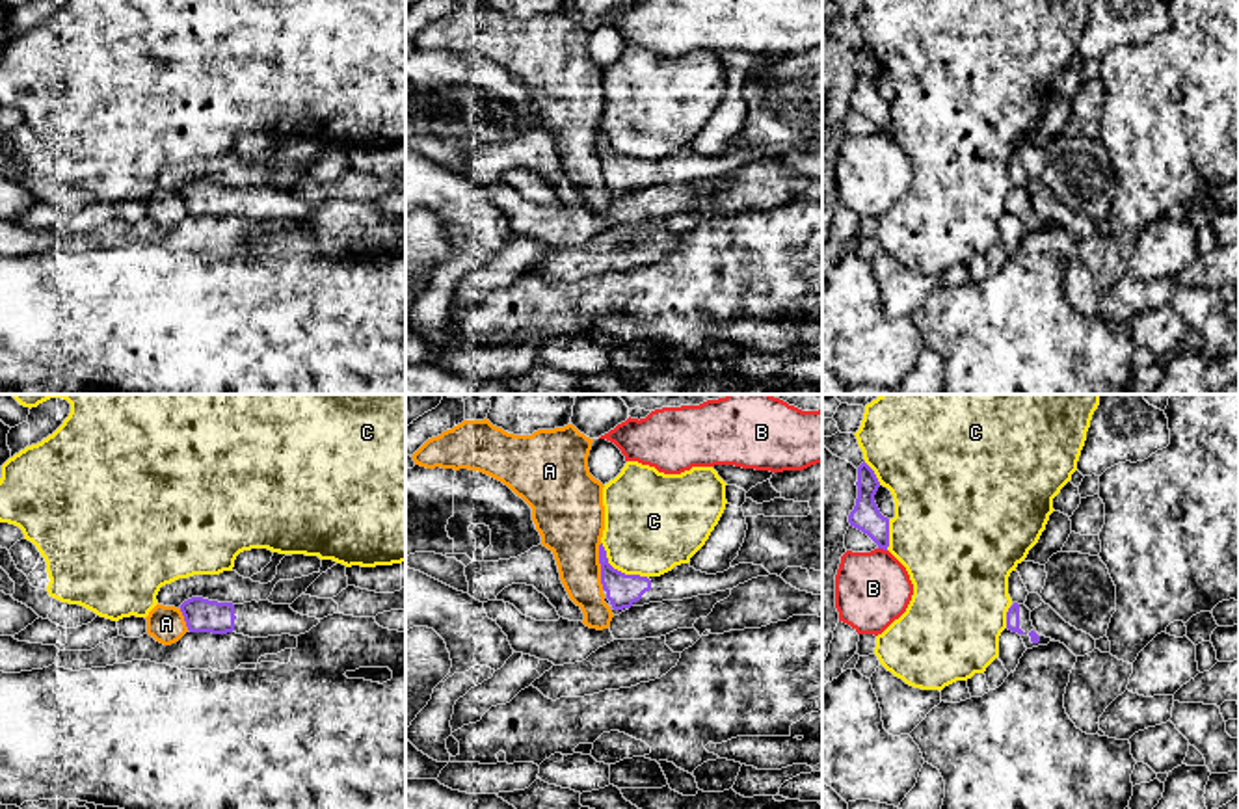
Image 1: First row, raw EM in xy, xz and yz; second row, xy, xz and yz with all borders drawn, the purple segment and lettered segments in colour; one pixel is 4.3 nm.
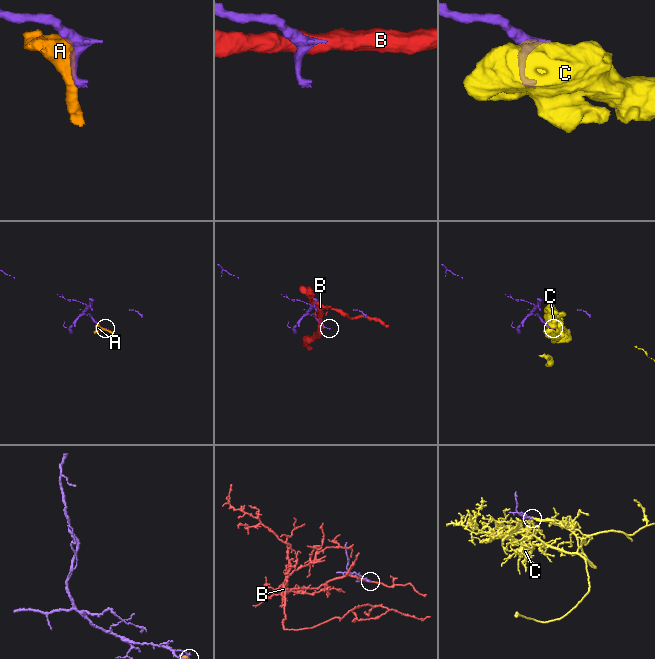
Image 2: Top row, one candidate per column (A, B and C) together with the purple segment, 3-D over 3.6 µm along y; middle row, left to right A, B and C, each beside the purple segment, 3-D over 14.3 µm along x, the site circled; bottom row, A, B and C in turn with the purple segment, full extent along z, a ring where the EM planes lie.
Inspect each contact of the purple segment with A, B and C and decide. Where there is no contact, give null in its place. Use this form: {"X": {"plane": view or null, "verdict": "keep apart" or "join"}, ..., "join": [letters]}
{"A": {"plane": "xz", "verdict": "keep apart"}, "B": {"plane": "yz", "verdict": "keep apart"}, "C": {"plane": "xz", "verdict": "keep apart"}, "join": []}

